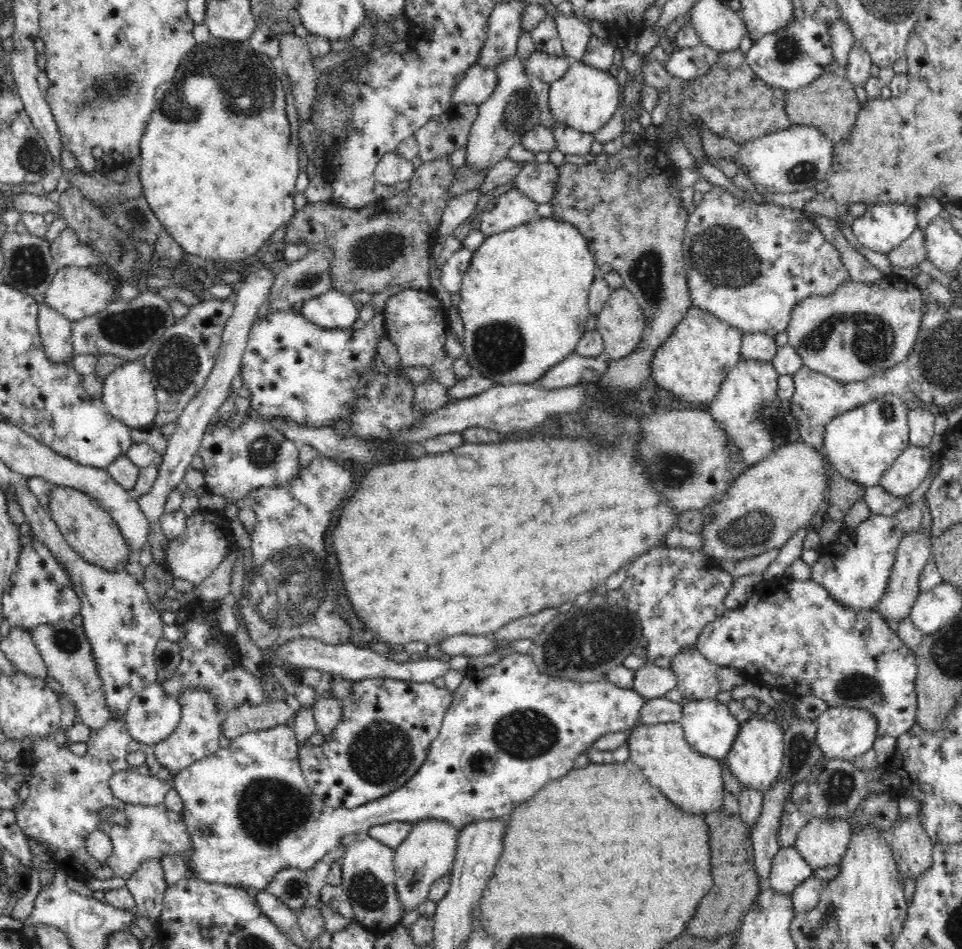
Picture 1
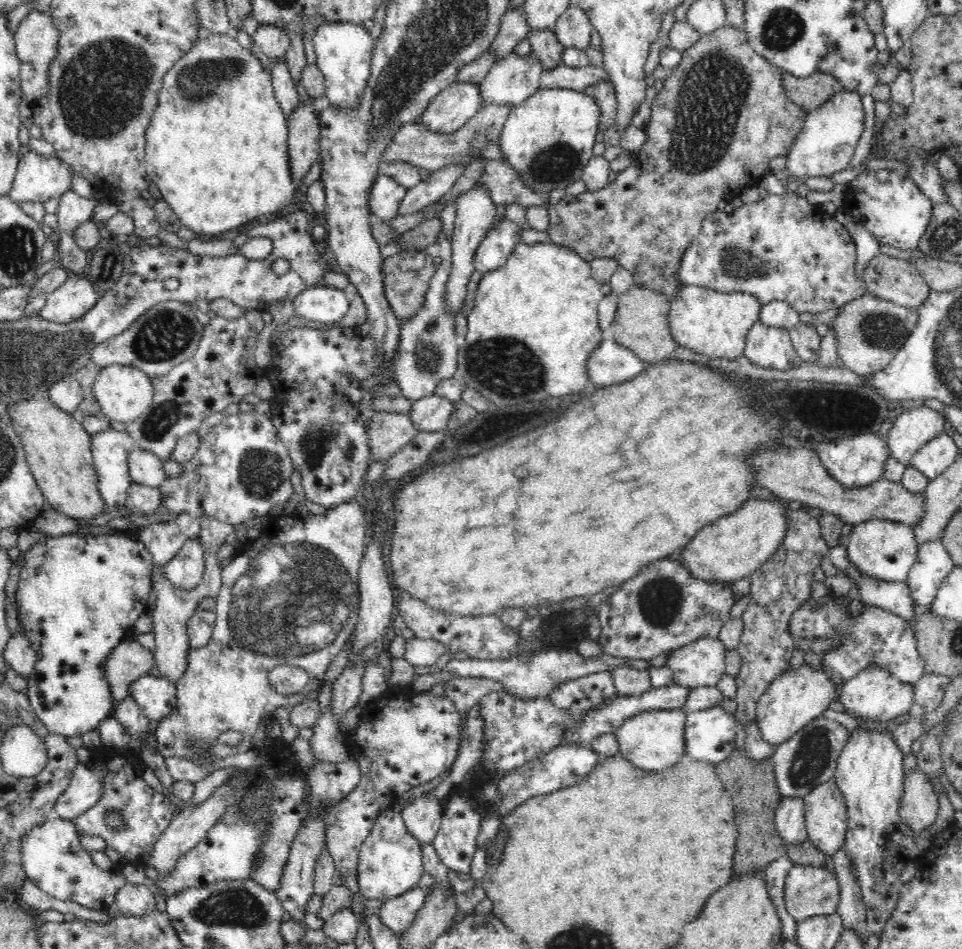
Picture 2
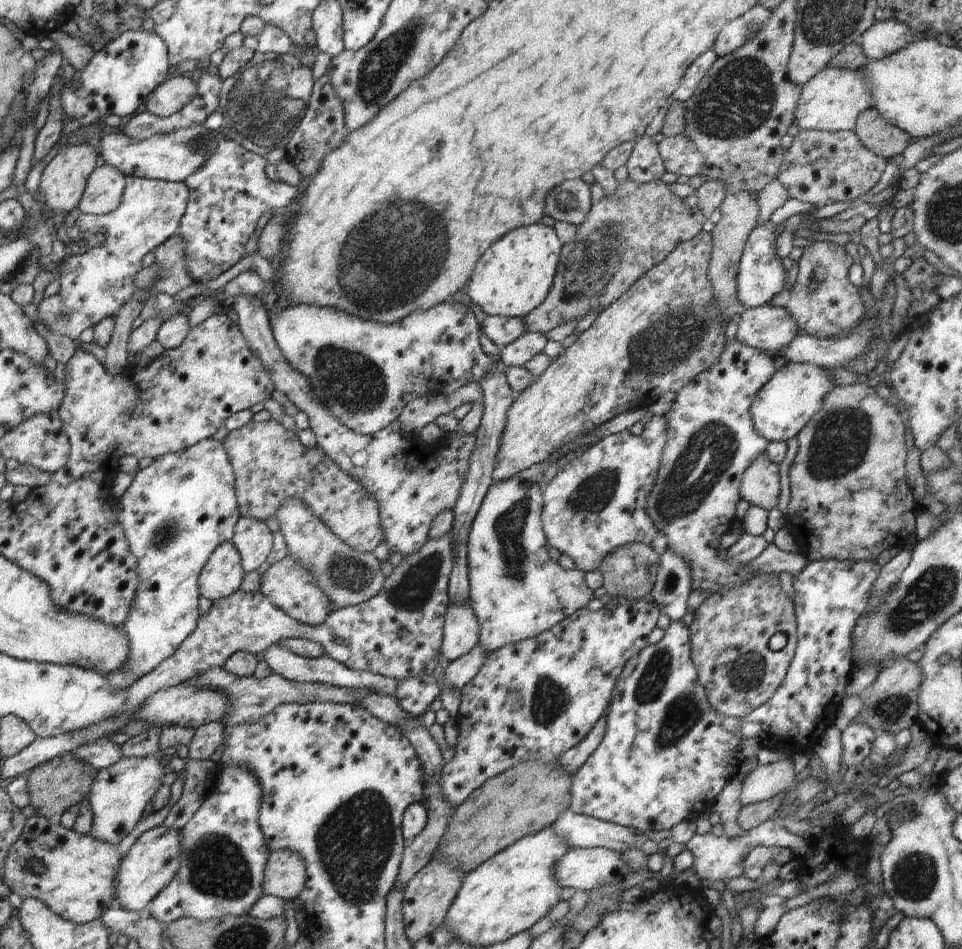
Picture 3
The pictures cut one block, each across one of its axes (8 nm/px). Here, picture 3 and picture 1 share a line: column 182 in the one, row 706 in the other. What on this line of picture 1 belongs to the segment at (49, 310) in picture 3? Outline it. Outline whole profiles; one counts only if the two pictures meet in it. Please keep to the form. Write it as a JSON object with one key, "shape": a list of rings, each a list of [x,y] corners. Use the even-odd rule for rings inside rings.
{"shape":[[[186,688],[178,696],[181,704],[181,719],[176,730],[168,735],[162,742],[153,745],[154,755],[164,768],[173,775],[183,768],[194,764],[202,758],[215,754],[224,743],[221,736],[221,724],[224,718],[222,710],[217,710],[215,698],[203,688]]]}

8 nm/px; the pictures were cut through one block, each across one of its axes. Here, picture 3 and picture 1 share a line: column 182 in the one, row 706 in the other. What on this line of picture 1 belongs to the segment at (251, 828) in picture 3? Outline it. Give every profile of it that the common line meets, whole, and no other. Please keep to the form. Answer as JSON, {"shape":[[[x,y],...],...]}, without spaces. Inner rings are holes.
{"shape":[[[783,576],[764,577],[742,607],[725,610],[700,632],[697,649],[710,662],[737,668],[747,682],[766,687],[784,688],[790,697],[817,696],[829,708],[852,706],[876,716],[877,737],[908,732],[917,722],[917,666],[913,650],[892,631],[887,621],[875,609],[854,610],[844,606],[820,583],[812,579],[794,580]]]}

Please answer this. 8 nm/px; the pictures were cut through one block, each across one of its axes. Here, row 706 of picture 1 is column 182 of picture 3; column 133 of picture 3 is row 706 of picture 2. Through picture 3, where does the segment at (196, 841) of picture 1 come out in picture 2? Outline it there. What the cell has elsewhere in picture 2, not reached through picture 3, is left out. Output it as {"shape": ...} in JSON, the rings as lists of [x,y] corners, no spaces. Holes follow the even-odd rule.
{"shape":[[[670,683],[668,686],[665,687],[660,687],[660,688],[650,688],[648,692],[644,692],[644,694],[640,694],[640,696],[620,696],[619,694],[616,694],[615,698],[612,698],[608,704],[604,704],[604,706],[600,706],[600,708],[596,708],[596,710],[588,710],[588,712],[584,712],[582,716],[573,716],[573,714],[570,714],[569,712],[566,712],[565,710],[560,710],[559,708],[556,708],[551,702],[548,696],[544,696],[544,698],[532,698],[532,699],[526,699],[526,698],[516,698],[515,696],[512,697],[508,693],[504,691],[500,692],[491,692],[490,694],[486,694],[484,698],[480,698],[478,700],[478,705],[480,706],[480,713],[482,717],[484,718],[484,726],[483,726],[483,741],[482,743],[482,750],[483,750],[483,756],[478,762],[473,767],[473,773],[472,773],[472,778],[471,779],[464,779],[464,780],[470,780],[470,784],[464,784],[464,782],[460,782],[458,786],[454,786],[452,788],[452,793],[460,793],[460,795],[470,795],[472,799],[478,800],[480,796],[480,801],[482,800],[482,795],[480,794],[480,790],[484,788],[489,783],[495,784],[497,786],[497,782],[501,779],[501,776],[503,775],[504,771],[509,771],[512,769],[515,769],[516,767],[519,767],[520,765],[523,765],[526,761],[532,761],[536,760],[536,758],[540,758],[540,756],[544,756],[544,754],[548,754],[550,750],[554,750],[553,748],[562,746],[562,745],[582,745],[582,746],[589,746],[591,742],[594,740],[594,738],[599,737],[601,734],[606,734],[606,733],[615,733],[616,730],[620,728],[620,726],[623,725],[623,722],[631,716],[634,716],[635,714],[647,711],[647,710],[678,710],[682,709],[684,704],[686,704],[686,698],[688,698],[688,694],[690,694],[690,687],[684,687],[682,685],[678,685],[678,683]]]}

